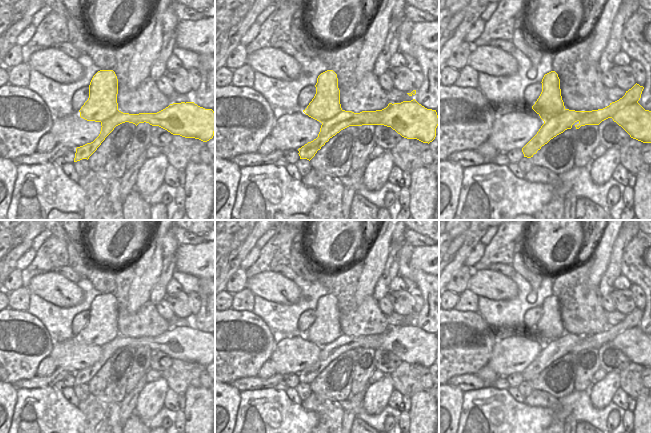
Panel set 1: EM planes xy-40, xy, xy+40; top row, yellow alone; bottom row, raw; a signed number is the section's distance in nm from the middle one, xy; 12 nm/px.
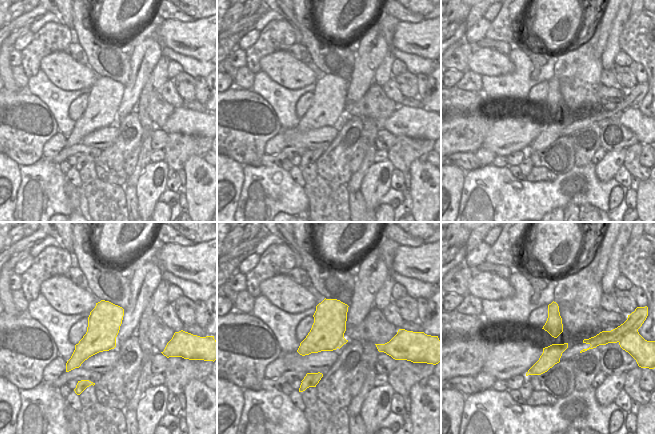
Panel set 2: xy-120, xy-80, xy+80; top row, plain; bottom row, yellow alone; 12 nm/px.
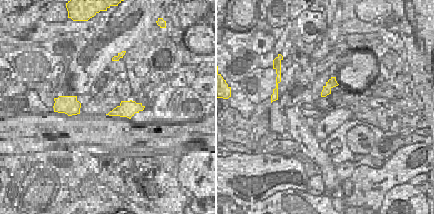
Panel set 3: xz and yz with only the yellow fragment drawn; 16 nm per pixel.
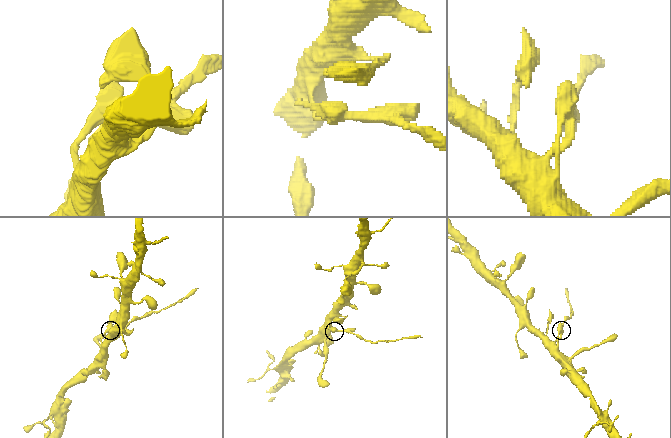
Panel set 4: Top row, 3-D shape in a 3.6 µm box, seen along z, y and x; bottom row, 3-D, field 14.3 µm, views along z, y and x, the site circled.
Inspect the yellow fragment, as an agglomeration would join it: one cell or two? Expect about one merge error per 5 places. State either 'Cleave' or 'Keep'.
Cleave

